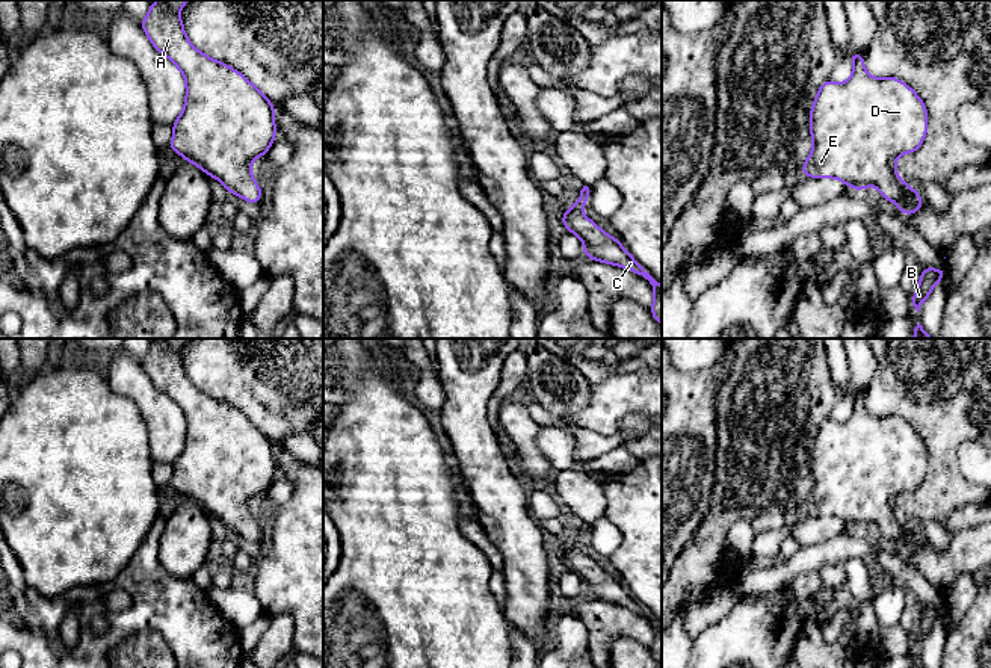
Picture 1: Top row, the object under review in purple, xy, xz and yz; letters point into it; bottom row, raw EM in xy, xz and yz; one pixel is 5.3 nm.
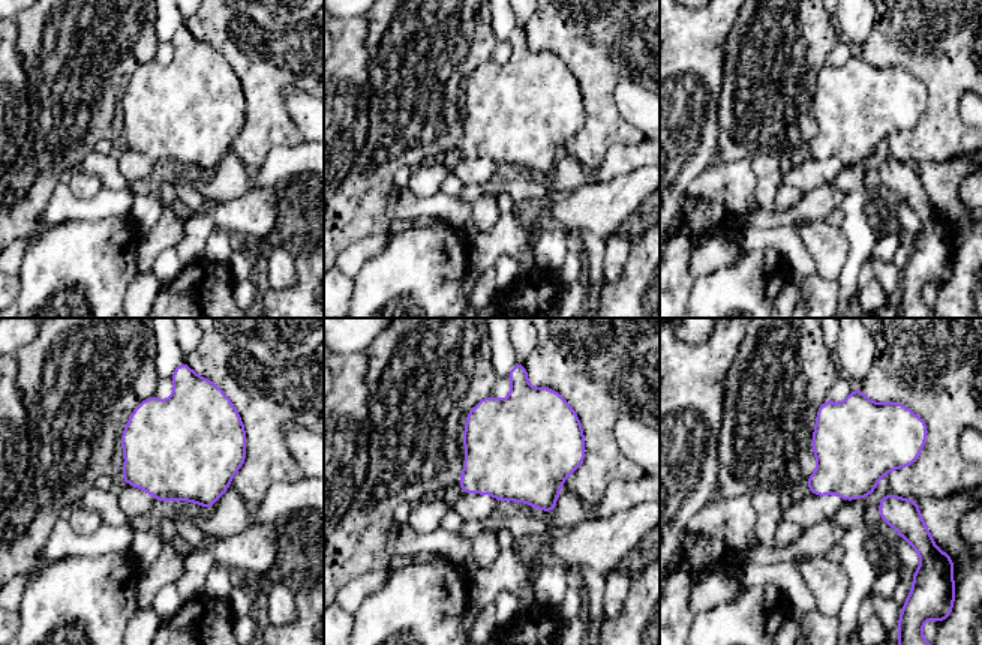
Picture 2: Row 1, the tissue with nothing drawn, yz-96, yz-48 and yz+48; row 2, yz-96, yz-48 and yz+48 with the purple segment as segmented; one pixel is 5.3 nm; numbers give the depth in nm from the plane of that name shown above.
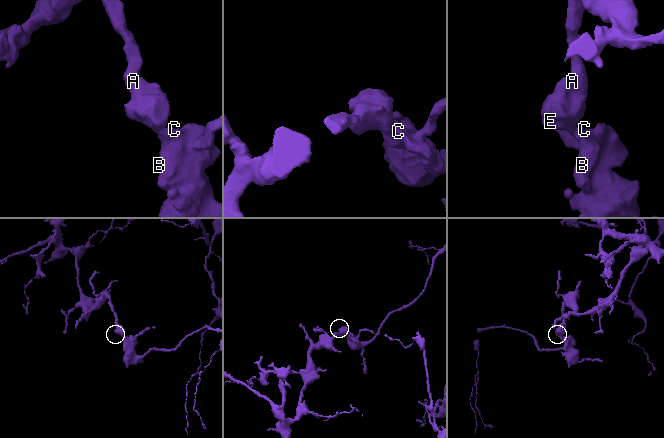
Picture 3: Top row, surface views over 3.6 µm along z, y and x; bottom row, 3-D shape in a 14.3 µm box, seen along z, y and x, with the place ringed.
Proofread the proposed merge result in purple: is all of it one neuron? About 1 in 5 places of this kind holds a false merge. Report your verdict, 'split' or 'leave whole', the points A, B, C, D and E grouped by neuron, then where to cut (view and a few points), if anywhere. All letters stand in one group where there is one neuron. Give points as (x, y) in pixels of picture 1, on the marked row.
leave whole; groups A B C D E; cut none

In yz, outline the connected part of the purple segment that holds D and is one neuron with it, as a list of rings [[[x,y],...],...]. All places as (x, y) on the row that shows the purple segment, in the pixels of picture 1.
[[[852,51],[849,59],[852,77],[846,83],[826,80],[816,94],[810,112],[813,150],[801,174],[811,178],[838,178],[857,190],[878,186],[881,196],[894,203],[903,216],[915,213],[923,206],[922,195],[899,178],[894,163],[899,156],[915,153],[922,147],[928,133],[925,103],[900,79],[869,76],[863,54]]]

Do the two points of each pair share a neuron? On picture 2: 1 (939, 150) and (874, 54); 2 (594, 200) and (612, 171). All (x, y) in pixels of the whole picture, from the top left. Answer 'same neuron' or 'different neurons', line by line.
1: same neuron
2: different neurons

